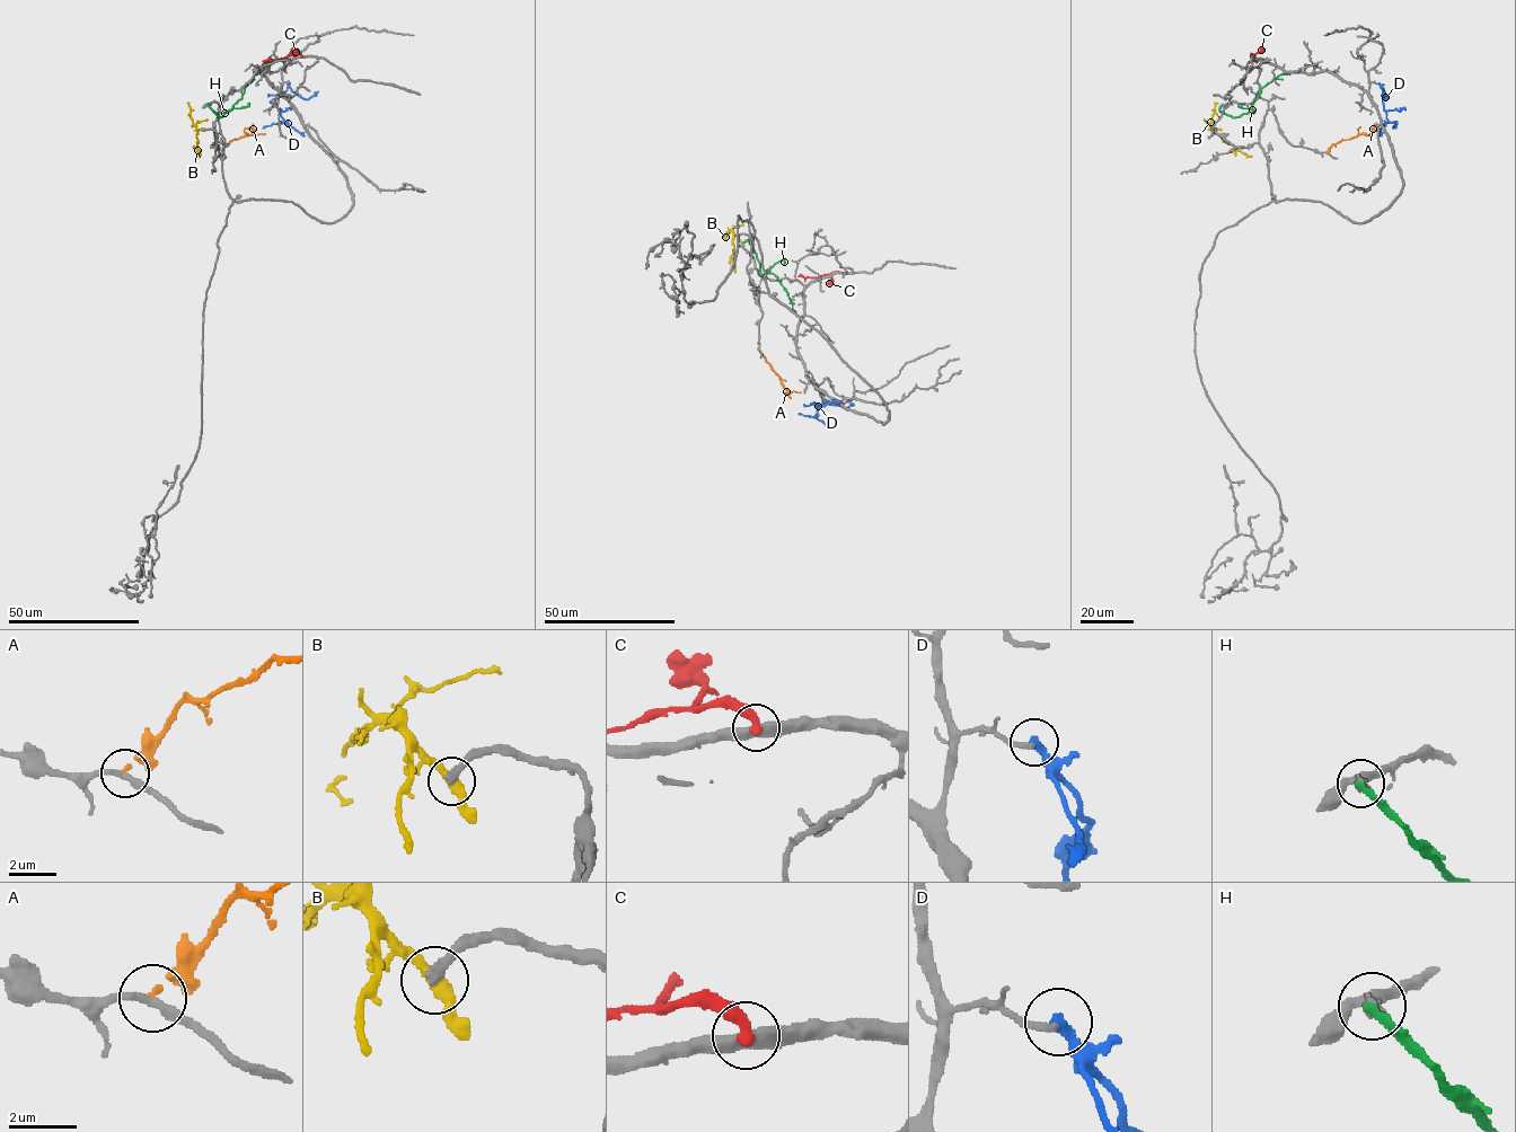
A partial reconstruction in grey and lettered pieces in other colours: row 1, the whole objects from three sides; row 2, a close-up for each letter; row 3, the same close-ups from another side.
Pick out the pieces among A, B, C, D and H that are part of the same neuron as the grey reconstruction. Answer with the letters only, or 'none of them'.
none of them

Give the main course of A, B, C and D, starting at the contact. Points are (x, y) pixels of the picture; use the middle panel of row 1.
A: (758, 346), (782, 386), (789, 392), (801, 392)
B: (738, 237), (733, 236), (734, 272)
C: (838, 272), (817, 277), (798, 276)
D: (825, 399), (820, 405), (811, 404), (819, 408), (833, 400), (840, 401)

